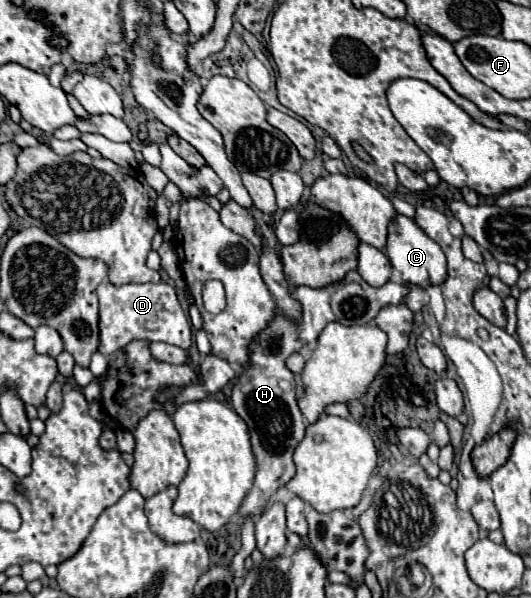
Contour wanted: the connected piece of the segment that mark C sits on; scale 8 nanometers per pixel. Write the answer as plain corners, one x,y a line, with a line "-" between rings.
398,215
388,227
386,253
388,253
392,267
398,269
402,273
402,279
410,285
418,285
418,287
428,287
428,283
442,285
444,279
448,277
446,257
444,257
440,245
434,243
412,219
408,219
404,215

